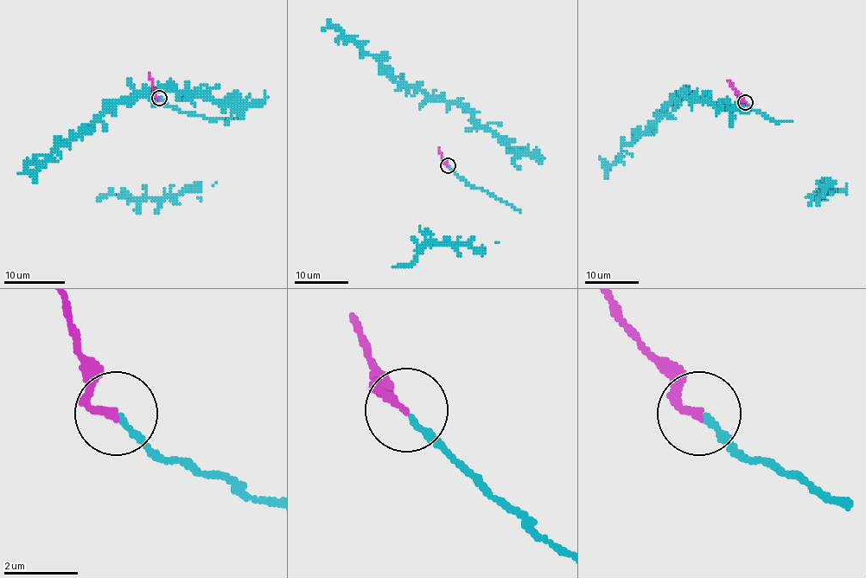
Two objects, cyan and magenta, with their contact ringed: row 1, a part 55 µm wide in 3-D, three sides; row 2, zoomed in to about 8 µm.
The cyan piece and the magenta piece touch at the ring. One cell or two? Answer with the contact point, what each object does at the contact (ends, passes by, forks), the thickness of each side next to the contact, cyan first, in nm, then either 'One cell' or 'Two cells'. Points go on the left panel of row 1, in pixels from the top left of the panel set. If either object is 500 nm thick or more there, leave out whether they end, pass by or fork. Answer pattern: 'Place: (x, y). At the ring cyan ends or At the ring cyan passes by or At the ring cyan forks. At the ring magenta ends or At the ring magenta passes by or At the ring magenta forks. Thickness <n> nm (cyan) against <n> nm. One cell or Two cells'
Place: (159, 98). At the ring cyan ends. At the ring magenta ends. Thickness 150 nm (cyan) against 190 nm. One cell

